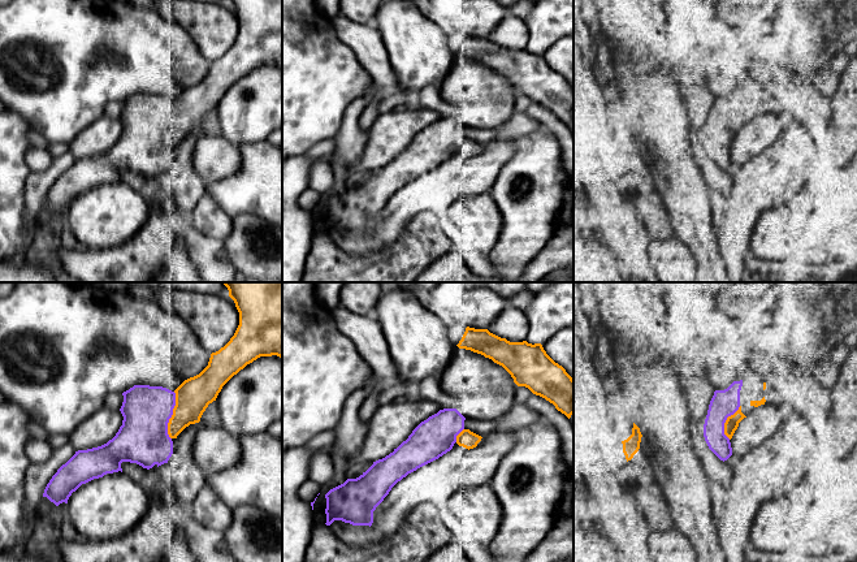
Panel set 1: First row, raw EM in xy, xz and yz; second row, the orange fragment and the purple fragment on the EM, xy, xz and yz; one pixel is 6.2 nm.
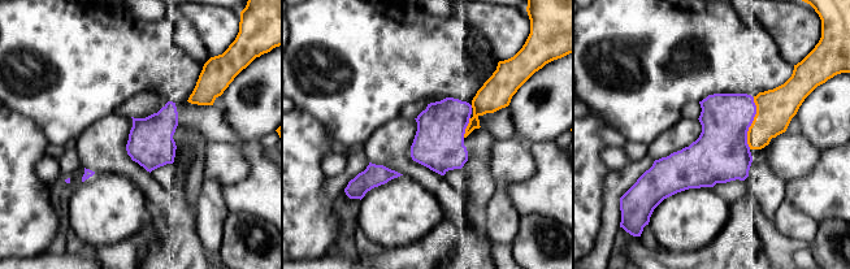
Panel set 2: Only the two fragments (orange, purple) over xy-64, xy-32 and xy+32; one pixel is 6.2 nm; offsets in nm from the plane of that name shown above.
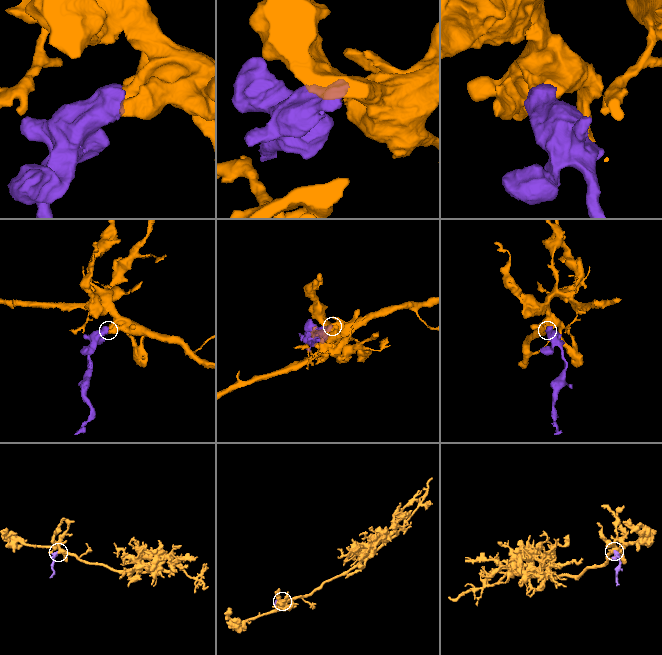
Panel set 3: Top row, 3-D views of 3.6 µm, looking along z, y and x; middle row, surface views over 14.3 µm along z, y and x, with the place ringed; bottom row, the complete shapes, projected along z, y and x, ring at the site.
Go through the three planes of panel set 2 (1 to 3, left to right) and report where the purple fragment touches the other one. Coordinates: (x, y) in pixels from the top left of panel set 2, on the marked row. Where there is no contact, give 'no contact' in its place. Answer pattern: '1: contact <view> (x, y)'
1: no contact
2: contact xy-32 (467, 128)
3: contact xy+32 (751, 124)

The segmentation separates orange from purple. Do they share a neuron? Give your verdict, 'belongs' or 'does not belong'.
belongs

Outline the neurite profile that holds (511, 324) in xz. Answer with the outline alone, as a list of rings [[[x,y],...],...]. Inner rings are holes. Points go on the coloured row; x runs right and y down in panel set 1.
[[[507,304],[486,329],[510,342],[523,342],[528,336],[528,320],[521,310]]]

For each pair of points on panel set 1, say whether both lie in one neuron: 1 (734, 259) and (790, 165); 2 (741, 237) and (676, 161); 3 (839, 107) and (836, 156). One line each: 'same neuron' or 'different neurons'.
1: same neuron
2: different neurons
3: same neuron

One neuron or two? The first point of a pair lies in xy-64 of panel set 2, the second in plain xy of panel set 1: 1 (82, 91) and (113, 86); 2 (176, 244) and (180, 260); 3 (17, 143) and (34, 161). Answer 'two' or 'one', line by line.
1: one
2: one
3: two

